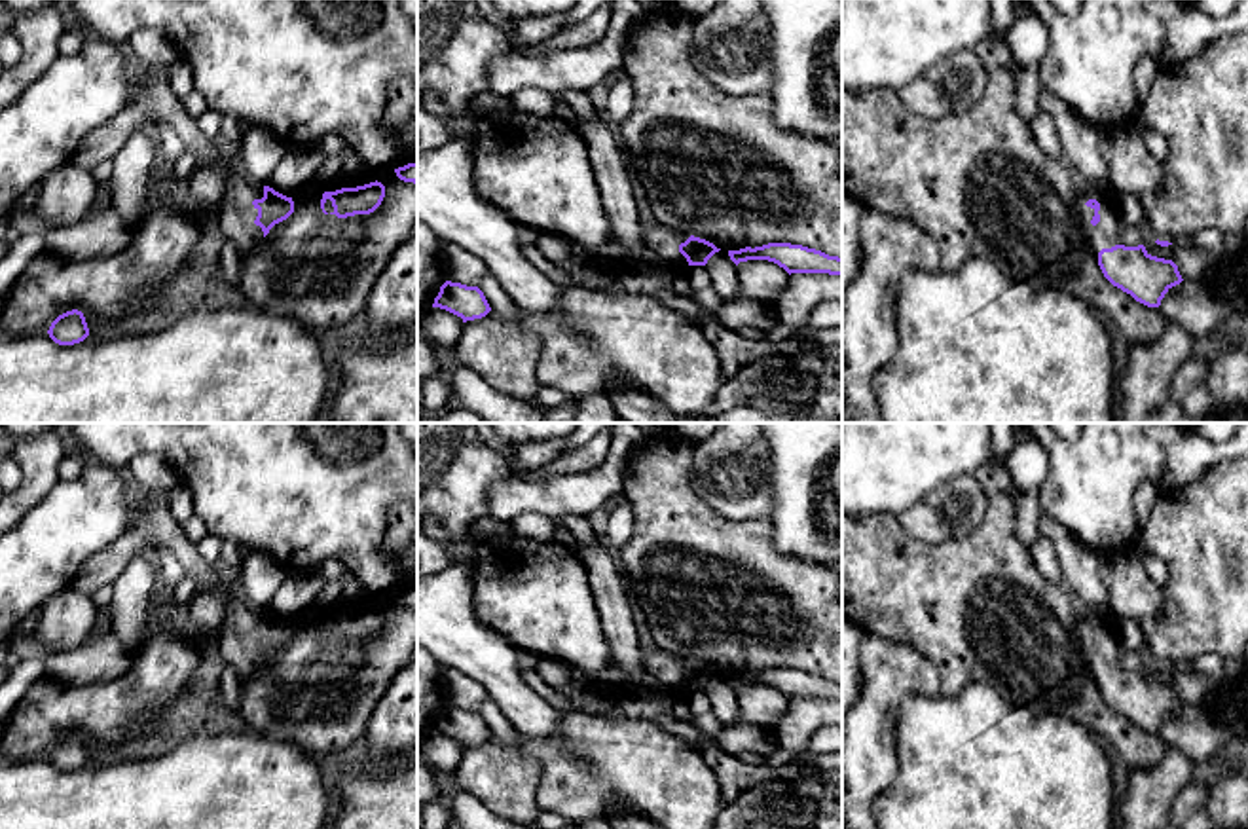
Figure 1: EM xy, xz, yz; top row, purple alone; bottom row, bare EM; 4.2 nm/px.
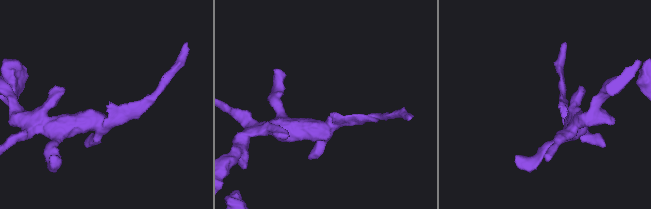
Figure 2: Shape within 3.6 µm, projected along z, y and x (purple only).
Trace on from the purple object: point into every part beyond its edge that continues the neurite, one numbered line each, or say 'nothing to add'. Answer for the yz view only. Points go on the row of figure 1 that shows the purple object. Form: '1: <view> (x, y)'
1: yz (1106, 232)

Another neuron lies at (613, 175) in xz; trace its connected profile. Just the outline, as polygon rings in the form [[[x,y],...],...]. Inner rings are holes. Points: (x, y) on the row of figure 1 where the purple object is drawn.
[[[597,114],[594,121],[578,120],[575,127],[588,148],[603,212],[611,228],[611,243],[615,243],[632,264],[668,269],[654,260],[652,252],[643,243],[643,226],[632,192],[633,175],[618,148],[616,129],[603,114]]]

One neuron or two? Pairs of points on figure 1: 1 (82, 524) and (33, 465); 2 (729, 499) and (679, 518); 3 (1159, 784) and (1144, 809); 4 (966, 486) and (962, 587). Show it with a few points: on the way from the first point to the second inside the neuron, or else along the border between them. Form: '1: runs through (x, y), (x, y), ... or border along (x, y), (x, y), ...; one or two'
1: border along (59, 480), (21, 520); two
2: border along (693, 465), (691, 488), (717, 515), (753, 518); two
3: runs through (1154, 790), (1148, 803); one
4: border along (989, 499), (983, 522), (964, 537), (920, 541); two

